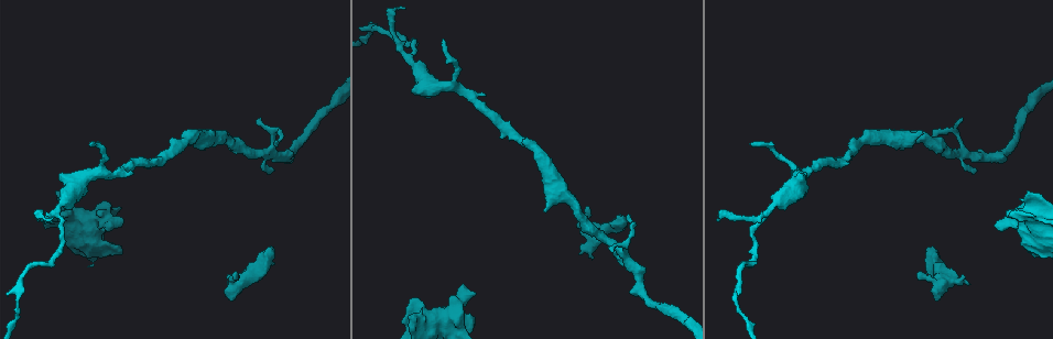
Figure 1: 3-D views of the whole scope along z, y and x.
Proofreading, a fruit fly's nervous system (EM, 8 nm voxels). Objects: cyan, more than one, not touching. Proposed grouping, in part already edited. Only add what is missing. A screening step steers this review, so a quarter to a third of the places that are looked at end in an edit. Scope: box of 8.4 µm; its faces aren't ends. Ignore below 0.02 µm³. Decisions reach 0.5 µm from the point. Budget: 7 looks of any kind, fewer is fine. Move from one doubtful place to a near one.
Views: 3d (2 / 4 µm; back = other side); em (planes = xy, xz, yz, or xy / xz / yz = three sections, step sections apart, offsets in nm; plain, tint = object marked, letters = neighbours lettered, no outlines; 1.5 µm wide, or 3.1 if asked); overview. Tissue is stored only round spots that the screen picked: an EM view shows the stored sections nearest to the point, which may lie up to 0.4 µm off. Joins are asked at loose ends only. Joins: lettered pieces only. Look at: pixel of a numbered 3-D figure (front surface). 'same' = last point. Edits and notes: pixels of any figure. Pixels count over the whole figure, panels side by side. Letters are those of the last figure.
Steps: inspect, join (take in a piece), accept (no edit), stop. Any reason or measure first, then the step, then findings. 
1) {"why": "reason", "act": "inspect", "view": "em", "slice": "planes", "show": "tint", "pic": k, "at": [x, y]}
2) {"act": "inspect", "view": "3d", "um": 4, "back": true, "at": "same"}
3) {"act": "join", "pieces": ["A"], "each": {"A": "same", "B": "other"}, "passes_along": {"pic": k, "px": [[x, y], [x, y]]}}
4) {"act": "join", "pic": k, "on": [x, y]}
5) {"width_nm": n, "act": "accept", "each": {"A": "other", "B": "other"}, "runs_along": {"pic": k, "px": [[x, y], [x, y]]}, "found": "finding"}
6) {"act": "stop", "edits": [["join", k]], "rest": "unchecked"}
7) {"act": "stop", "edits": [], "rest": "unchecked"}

{"why": "an open end", "act": "inspect", "view": "3d", "um": 2, "pic": 1, "at": [629, 219]}

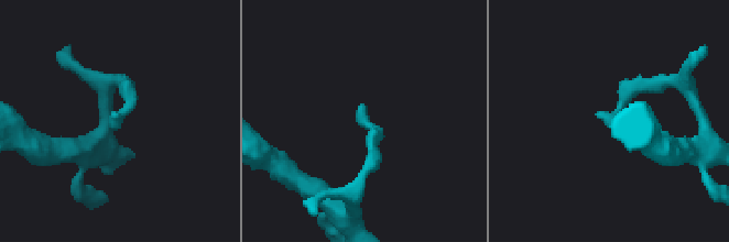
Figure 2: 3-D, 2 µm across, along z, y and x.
{"why": "now the EM", "act": "inspect", "view": "em", "slice": "planes", "show": "letters", "pic": 2, "at": [118, 127]}

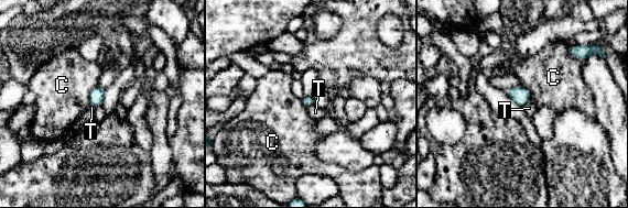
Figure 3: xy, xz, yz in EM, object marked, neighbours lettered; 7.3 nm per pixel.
{"width_nm": 70, "act": "accept", "each": {"C": "other", "T": "other"}, "border": {"pic": 3, "px": [[529, 97], [522, 107]]}, "found": "none of them fits"}

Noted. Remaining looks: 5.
{"why": "an open end", "act": "inspect", "view": "em", "slice": "planes", "show": "tint", "pic": 1, "at": [1030, 253]}

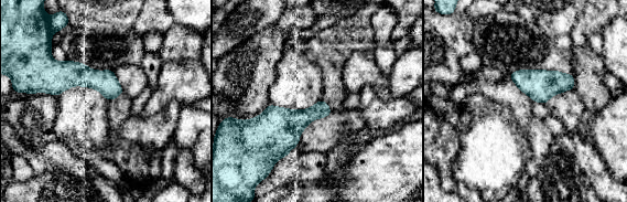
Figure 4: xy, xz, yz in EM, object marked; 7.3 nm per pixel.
{"why": "see the neighbours", "act": "inspect", "view": "em", "slice": "planes", "show": "letters", "at": "same"}

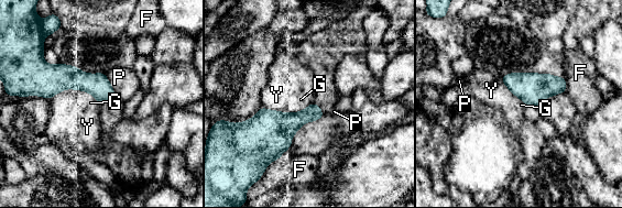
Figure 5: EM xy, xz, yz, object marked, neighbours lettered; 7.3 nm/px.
{"act": "accept", "each": {"F": "other", "G": "other", "P": "other", "Y": "other"}, "found": "no lettered piece goes on from it"}

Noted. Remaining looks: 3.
{"why": "branch stops here", "act": "inspect", "view": "em", "slice": "xz", "step": 4, "show": "tint", "pic": 1, "at": [934, 248]}

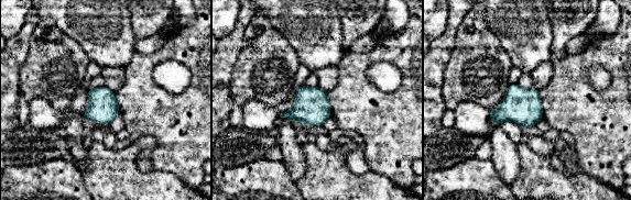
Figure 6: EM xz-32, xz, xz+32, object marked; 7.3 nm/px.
{"why": "see the neighbours", "act": "inspect", "view": "em", "slice": "xz", "step": 4, "show": "letters", "at": "same"}

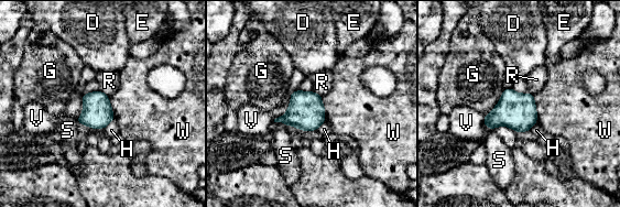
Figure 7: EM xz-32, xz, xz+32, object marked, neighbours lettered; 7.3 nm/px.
{"act": "accept", "each": {"D": "other", "E": "other", "G": "other", "H": "other", "R": "other", "S": "other", "V": "other", "W": "other"}, "border": {"pic": 7, "px": [[325, 121], [315, 130]]}, "found": "none of them fits"}

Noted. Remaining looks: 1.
{"act": "stop", "edits": [], "rest": "unchecked"}

